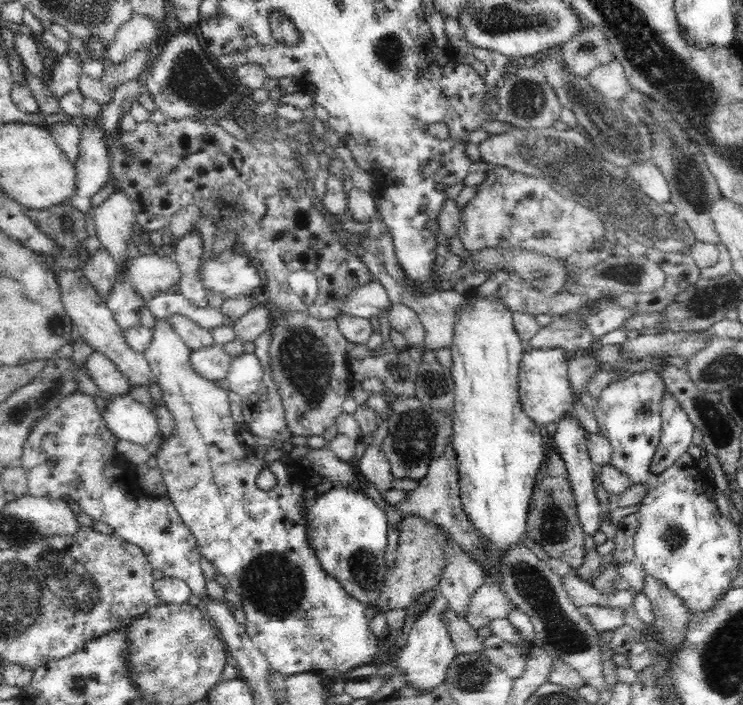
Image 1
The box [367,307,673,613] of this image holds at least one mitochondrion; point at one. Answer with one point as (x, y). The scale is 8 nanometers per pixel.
(416, 433)

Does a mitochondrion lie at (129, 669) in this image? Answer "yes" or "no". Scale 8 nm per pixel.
no

